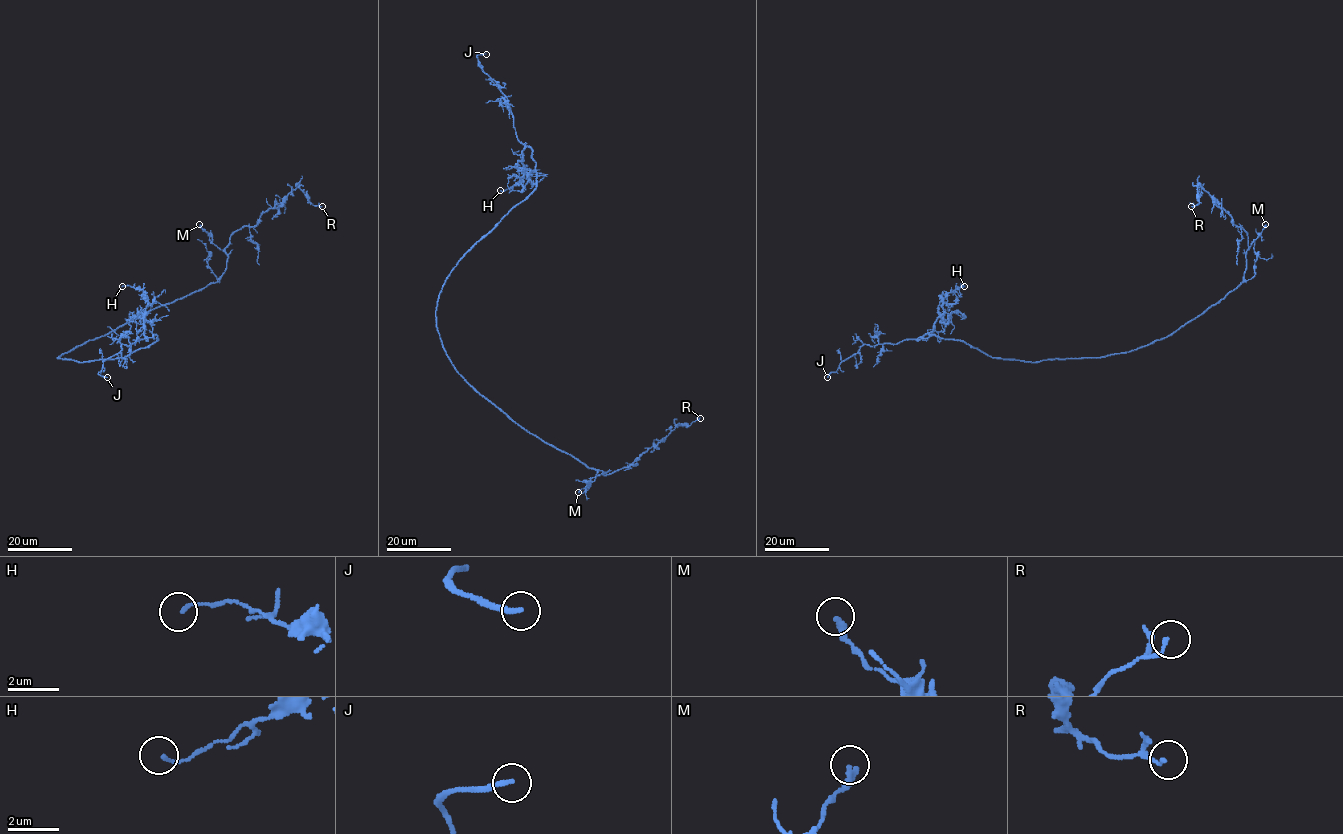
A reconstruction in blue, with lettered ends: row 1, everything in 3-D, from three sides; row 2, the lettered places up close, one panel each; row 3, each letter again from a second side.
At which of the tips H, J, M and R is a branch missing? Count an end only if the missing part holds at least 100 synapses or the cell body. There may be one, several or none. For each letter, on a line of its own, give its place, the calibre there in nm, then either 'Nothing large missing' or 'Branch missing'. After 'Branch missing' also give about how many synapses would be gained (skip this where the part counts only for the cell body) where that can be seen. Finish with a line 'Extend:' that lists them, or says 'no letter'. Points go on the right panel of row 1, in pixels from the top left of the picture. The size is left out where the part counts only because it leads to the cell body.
H: Place: (964, 286). Thickness 120 nm. Nothing large missing
J: Place: (827, 377). Thickness 200 nm. Branch missing
M: Place: (1265, 224). Thickness 260 nm. Nothing large missing
R: Place: (1191, 206). Thickness 140 nm. Nothing large missing
Extend: J

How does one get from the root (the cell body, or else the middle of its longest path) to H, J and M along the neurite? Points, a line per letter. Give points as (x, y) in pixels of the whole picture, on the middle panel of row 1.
H: (449, 357), (437, 326), (438, 295), (457, 263), (535, 187), (529, 147), (523, 151), (524, 177), (500, 190)
J: (449, 357), (437, 326), (442, 285), (536, 182), (532, 150), (517, 137), (507, 98), (478, 62), (486, 54)
M: (449, 357), (454, 369), (471, 386), (520, 426), (589, 467), (606, 472), (592, 477), (591, 484), (578, 492)

